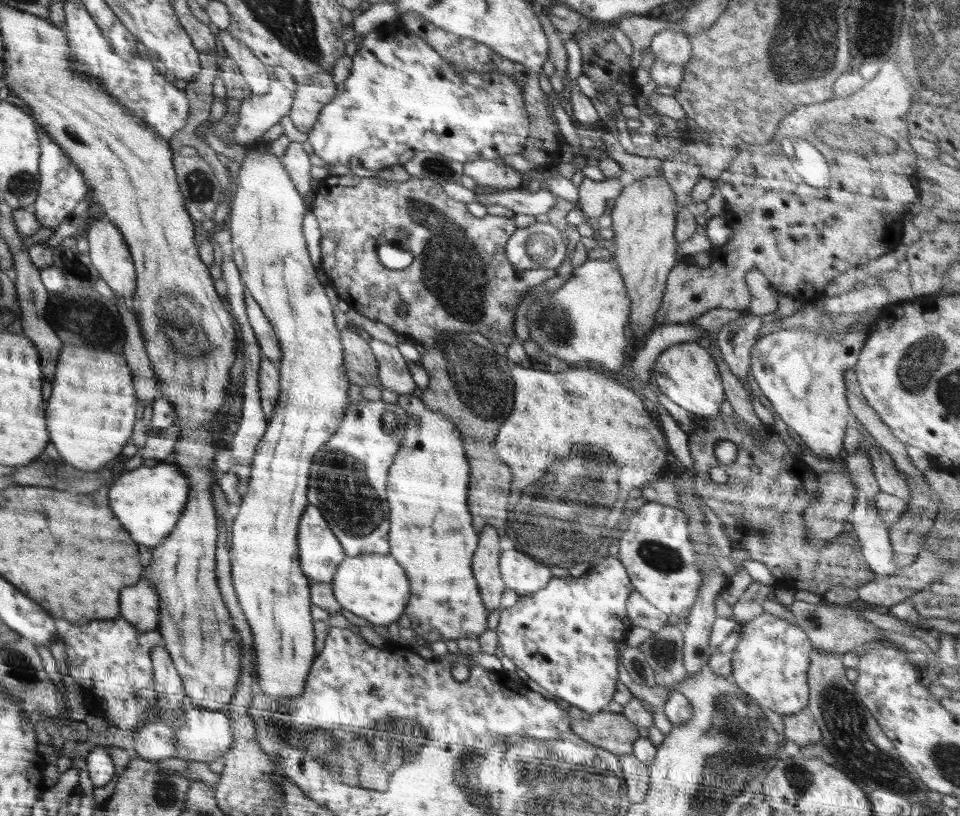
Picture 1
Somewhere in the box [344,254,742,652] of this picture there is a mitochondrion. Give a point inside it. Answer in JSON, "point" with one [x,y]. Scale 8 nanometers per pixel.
{"point":[593,486]}

